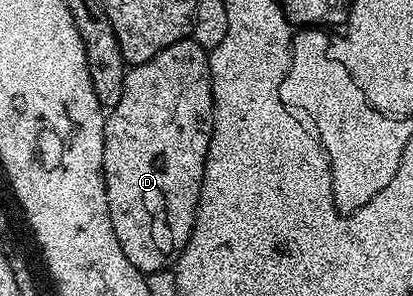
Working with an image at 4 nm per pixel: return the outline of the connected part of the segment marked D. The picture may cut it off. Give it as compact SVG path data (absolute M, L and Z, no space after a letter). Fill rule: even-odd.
M193 37L182 38L176 44L156 52L152 60L148 60L139 66L129 67L124 80L124 93L120 95L120 101L116 108L112 108L106 114L106 127L104 128L104 160L102 161L102 175L106 181L106 195L108 196L108 212L112 216L112 228L116 232L116 240L120 240L120 248L128 260L137 270L143 274L156 273L173 267L182 250L188 244L190 233L196 220L196 208L200 200L200 188L204 180L204 164L210 147L210 134L214 130L214 97L212 96L212 84L210 83L210 59L207 51L200 44L196 44Z

